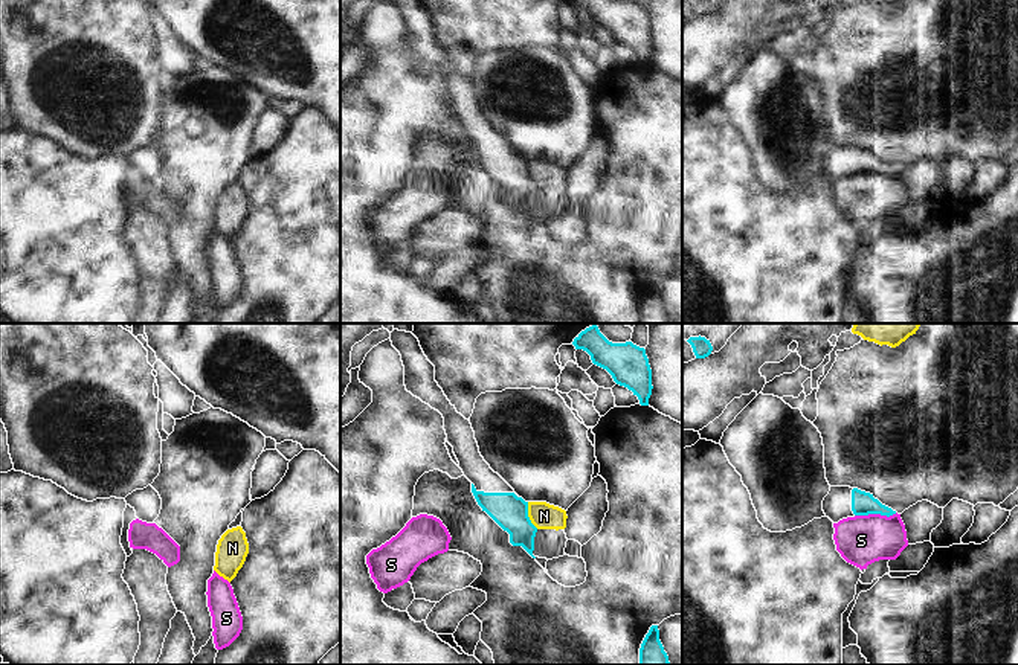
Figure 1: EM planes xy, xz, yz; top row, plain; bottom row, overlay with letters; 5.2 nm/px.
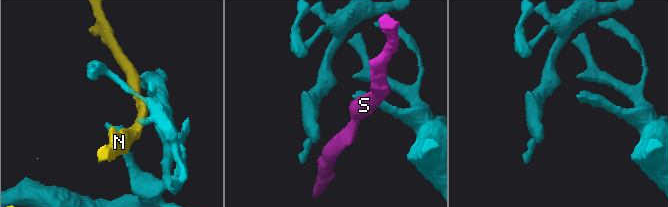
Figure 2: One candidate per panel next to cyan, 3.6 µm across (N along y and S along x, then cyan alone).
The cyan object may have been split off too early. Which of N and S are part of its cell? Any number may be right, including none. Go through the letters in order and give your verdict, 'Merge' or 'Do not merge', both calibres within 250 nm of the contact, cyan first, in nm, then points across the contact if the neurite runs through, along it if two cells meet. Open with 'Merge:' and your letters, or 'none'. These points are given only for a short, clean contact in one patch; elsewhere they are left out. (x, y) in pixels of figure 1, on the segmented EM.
Merge: none
N: Do not merge. Thickness 180 nm (cyan) against 140 nm. Boundary: xz (527, 502), (527, 516), (537, 528)
S: Do not merge. Thickness 130 nm (cyan) against 260 nm.

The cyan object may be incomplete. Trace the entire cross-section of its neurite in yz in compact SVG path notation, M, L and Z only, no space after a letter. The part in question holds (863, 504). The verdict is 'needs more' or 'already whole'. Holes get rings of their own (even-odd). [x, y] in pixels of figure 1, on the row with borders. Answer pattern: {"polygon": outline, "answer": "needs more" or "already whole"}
{"polygon": "M830 487L823 500L823 511L833 523L855 516L893 516L896 511L882 505L873 494L850 487Z", "answer": "needs more"}

